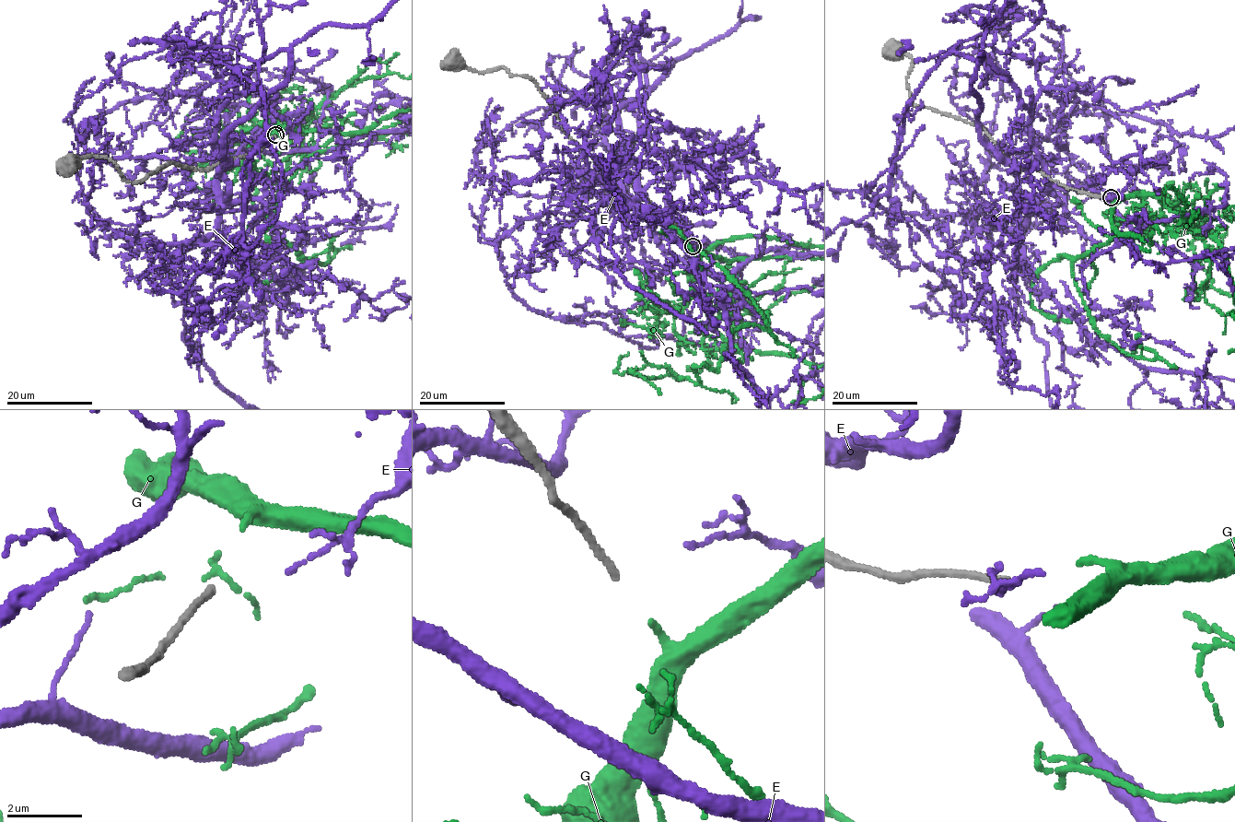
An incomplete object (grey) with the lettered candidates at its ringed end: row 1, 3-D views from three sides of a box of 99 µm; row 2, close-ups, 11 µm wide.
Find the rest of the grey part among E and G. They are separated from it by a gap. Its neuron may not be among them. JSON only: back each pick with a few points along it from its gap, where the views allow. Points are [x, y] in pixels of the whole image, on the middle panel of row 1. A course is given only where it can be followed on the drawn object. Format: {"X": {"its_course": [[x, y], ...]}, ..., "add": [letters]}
{"add": ["G"]}

